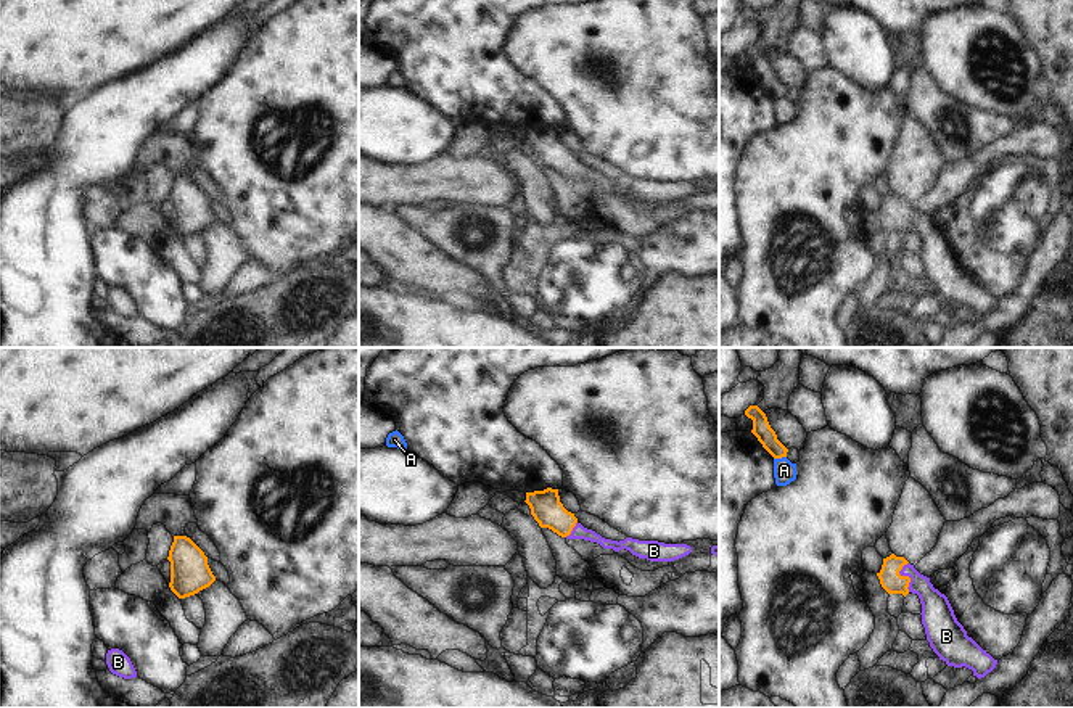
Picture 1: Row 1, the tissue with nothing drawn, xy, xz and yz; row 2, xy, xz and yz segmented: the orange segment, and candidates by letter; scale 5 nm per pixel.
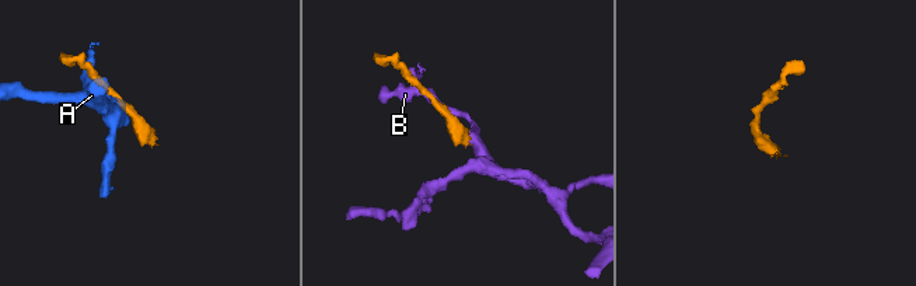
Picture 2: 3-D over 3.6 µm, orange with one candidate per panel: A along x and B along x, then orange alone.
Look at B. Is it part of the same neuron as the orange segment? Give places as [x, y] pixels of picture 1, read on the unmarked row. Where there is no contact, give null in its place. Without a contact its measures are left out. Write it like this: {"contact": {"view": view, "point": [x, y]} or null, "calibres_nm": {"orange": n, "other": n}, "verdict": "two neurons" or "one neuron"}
{"contact": {"view": "yz", "point": [906, 216]}, "calibres_nm": {"orange": 110, "other": 160}, "verdict": "one neuron"}

